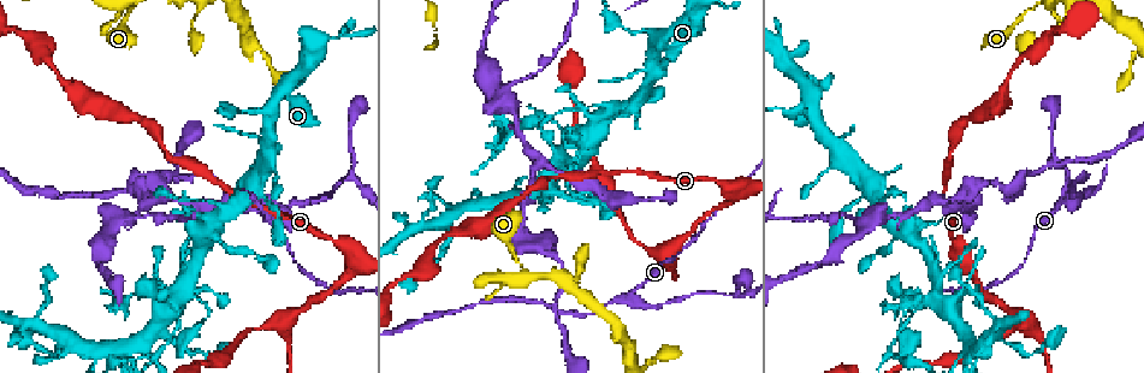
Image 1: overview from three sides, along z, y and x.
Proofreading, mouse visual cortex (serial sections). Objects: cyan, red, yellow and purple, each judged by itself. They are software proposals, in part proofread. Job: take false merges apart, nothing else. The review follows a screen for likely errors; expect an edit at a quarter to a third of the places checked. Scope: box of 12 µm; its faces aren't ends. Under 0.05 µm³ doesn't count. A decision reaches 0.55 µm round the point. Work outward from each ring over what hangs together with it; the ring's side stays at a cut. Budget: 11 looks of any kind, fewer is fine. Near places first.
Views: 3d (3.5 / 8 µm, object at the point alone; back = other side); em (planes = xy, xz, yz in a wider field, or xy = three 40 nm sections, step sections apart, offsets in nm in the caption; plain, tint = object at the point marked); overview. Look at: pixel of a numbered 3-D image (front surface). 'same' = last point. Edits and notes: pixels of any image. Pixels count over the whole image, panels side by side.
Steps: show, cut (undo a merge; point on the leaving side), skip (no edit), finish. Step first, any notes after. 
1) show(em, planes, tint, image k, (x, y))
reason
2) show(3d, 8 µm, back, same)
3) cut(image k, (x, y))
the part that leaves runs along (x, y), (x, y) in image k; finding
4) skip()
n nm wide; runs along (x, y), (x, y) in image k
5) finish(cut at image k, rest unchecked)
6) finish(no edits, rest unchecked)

show(3d, 8 µm, image 1, (641, 246))
calibre changes

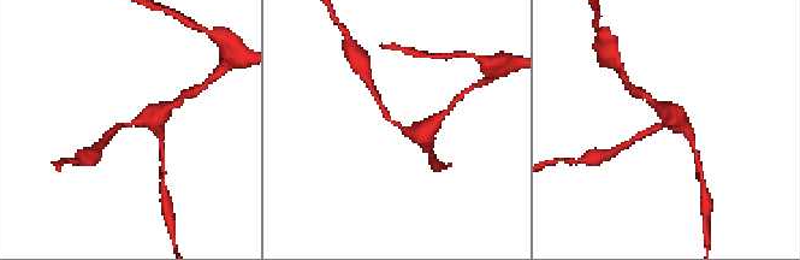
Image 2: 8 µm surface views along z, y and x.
show(3d, 3.5 µm, image 2, (127, 125))
closer look

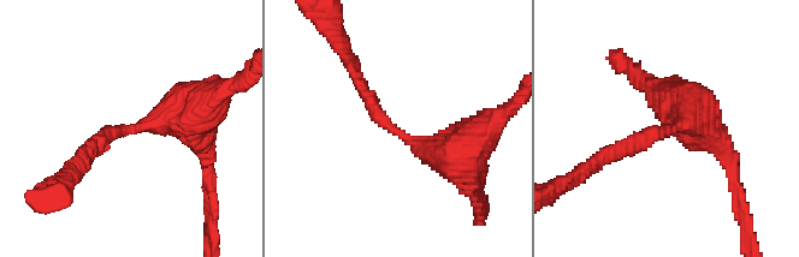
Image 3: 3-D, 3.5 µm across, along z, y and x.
show(em, xy, step 2, tint, image 3, (128, 128))
arms of 200, 600 nm

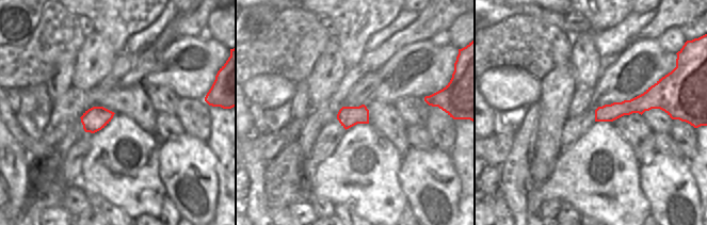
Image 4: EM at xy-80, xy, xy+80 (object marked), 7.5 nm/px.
skip()
runs along (663, 105), (640, 103), (597, 118) in image 4; continuous, no second cell

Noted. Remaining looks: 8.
show(3d, 3.5 µm, image 1, (631, 300))
three arms meet

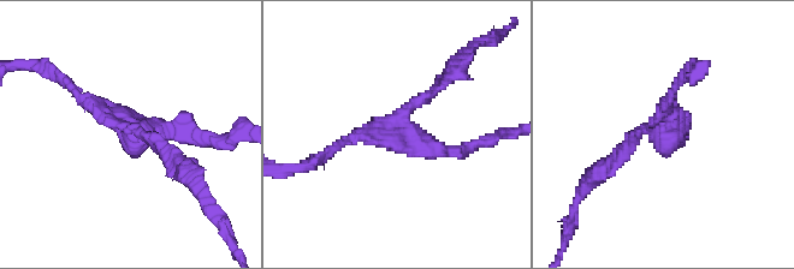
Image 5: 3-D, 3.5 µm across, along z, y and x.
show(em, xy, step 1, tint, image 5, (661, 130))
now the EM

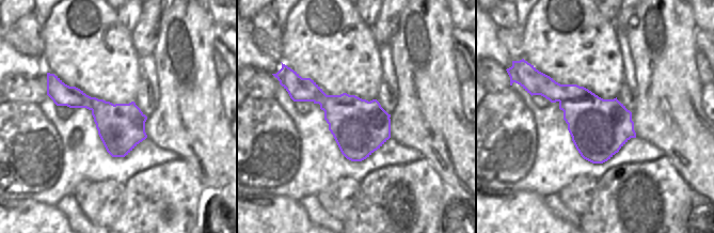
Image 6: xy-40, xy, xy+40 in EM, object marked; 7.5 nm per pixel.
cut(image 5, (462, 151))
420 nm wide; border along (313, 101), (344, 96), (389, 118) in image 6; a second cell is stuck on

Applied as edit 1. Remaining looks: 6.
show(3d, 3.5 µm, image 1, (193, 17))

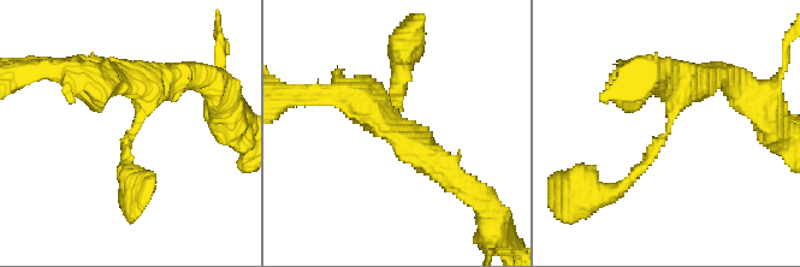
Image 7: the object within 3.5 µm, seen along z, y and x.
show(em, xy, step 5, tint, image 7, (133, 133))
arms of 150, 300 nm; now the EM

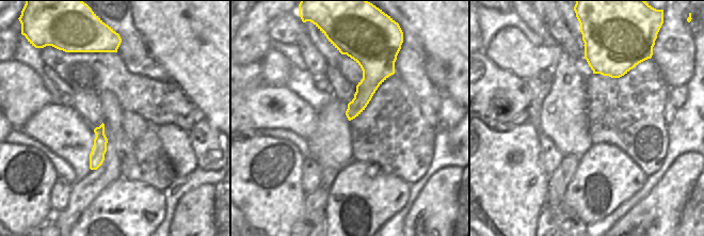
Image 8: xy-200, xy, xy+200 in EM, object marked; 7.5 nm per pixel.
skip()
140 nm wide; runs along (101, 128), (100, 145), (93, 167) in image 8; continuous, no second cell

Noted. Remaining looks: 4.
show(3d, 3.5 µm, image 1, (256, 114))
narrows sharply

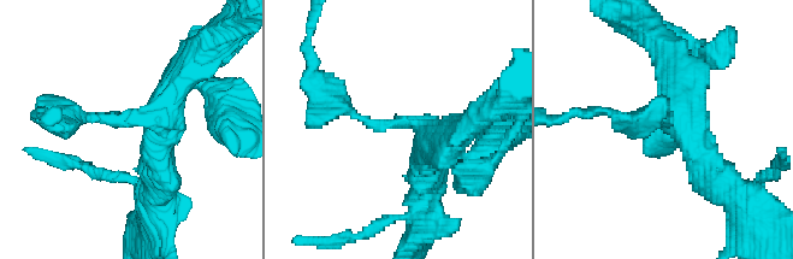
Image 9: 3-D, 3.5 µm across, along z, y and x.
show(em, xy, step 3, tint, image 9, (123, 123))
arms of 250, 450 nm; shape alone is not enough

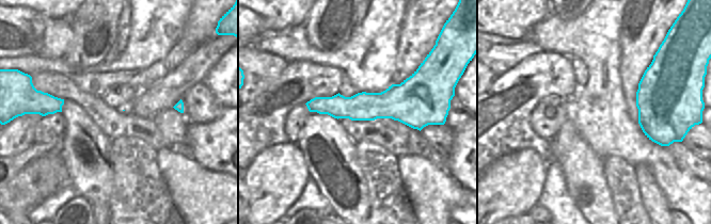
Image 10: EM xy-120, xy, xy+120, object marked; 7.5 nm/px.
cut(image 9, (639, 134))
the part that leaves runs along (87, 117), (46, 121), (46, 109) in image 9; a second cell is stuck on

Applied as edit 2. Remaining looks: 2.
finish(cut at image 5, cut at image 9, rest unchecked)

